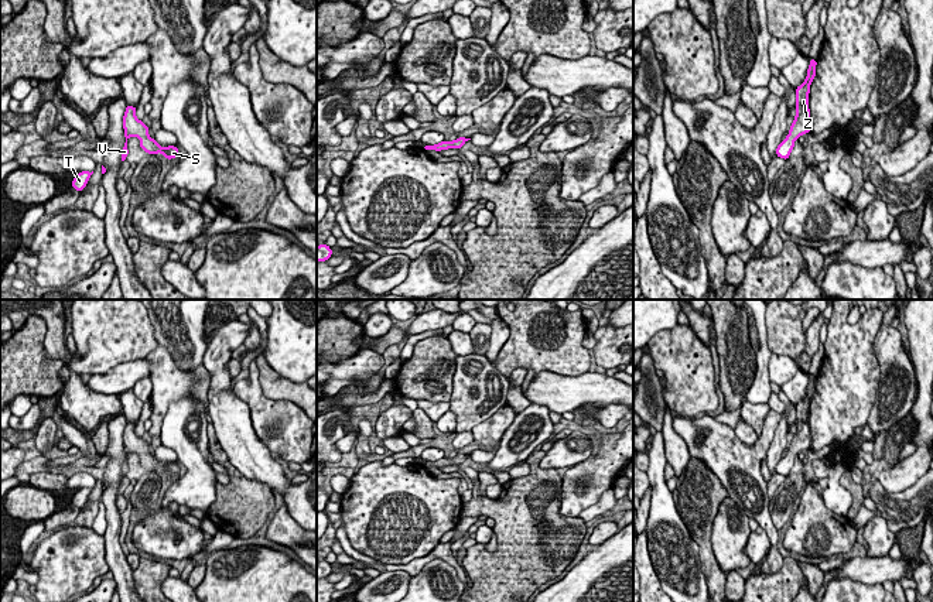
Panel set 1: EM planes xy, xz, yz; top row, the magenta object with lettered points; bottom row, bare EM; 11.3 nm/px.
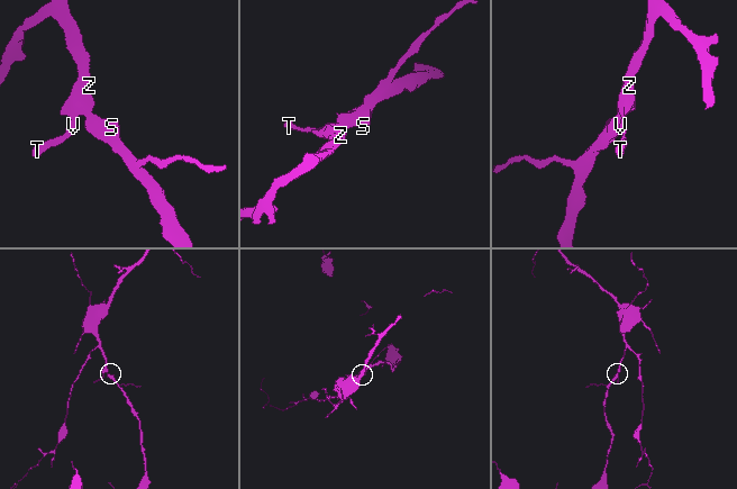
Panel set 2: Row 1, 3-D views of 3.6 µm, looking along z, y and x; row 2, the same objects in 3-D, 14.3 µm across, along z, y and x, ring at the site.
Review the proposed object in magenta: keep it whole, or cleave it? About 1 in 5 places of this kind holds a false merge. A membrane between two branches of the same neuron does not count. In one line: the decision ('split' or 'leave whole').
leave whole

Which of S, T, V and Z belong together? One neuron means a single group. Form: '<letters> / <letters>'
S T V Z

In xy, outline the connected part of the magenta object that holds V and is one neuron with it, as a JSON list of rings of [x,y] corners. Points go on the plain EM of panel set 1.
[[[126,423],[126,428],[123,432],[123,445],[124,445],[124,455],[126,459],[122,466],[122,478],[126,476],[129,472],[127,466],[127,455],[129,454],[139,454],[140,455],[140,464],[144,466],[147,471],[157,471],[161,469],[164,475],[171,476],[177,475],[180,472],[180,468],[175,462],[168,462],[163,465],[156,455],[151,455],[148,452],[150,445],[136,434],[136,425],[137,423]]]

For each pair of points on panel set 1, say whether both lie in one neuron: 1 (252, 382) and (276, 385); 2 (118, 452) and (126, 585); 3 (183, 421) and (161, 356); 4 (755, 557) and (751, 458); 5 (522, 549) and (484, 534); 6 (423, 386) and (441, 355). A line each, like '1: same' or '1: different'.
1: different
2: same
3: different
4: different
5: different
6: same

